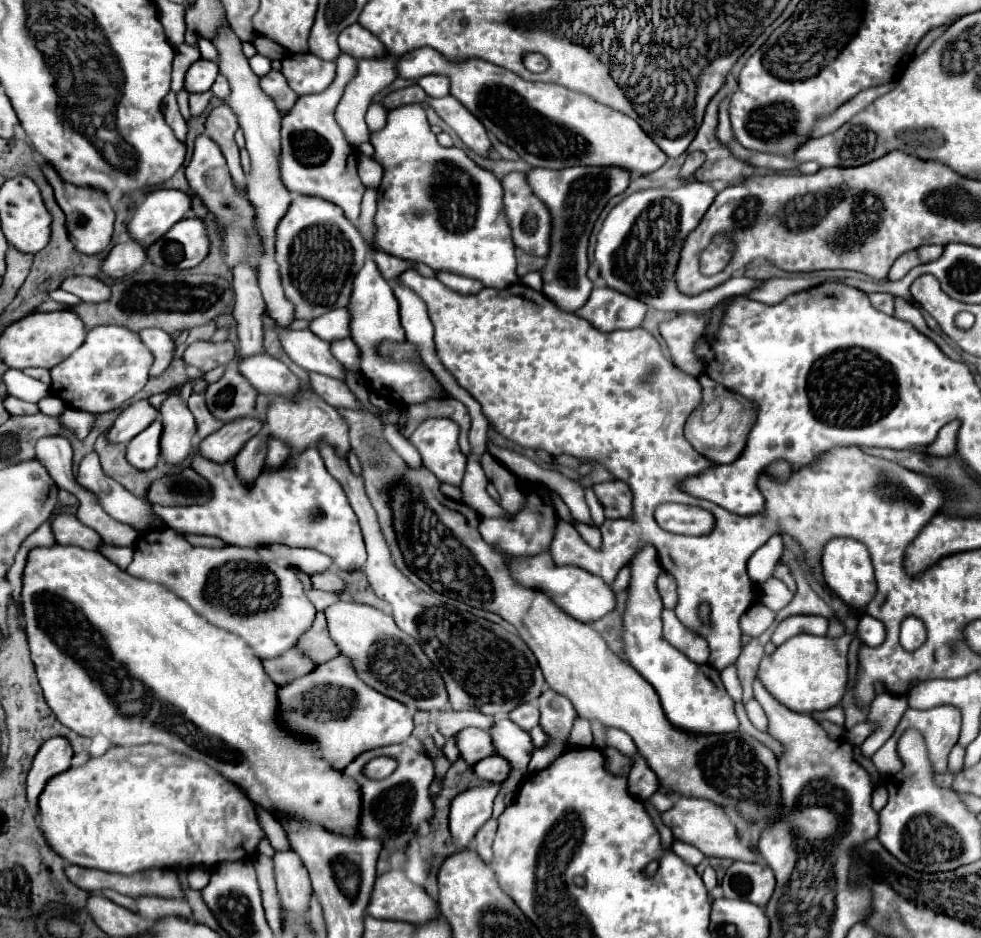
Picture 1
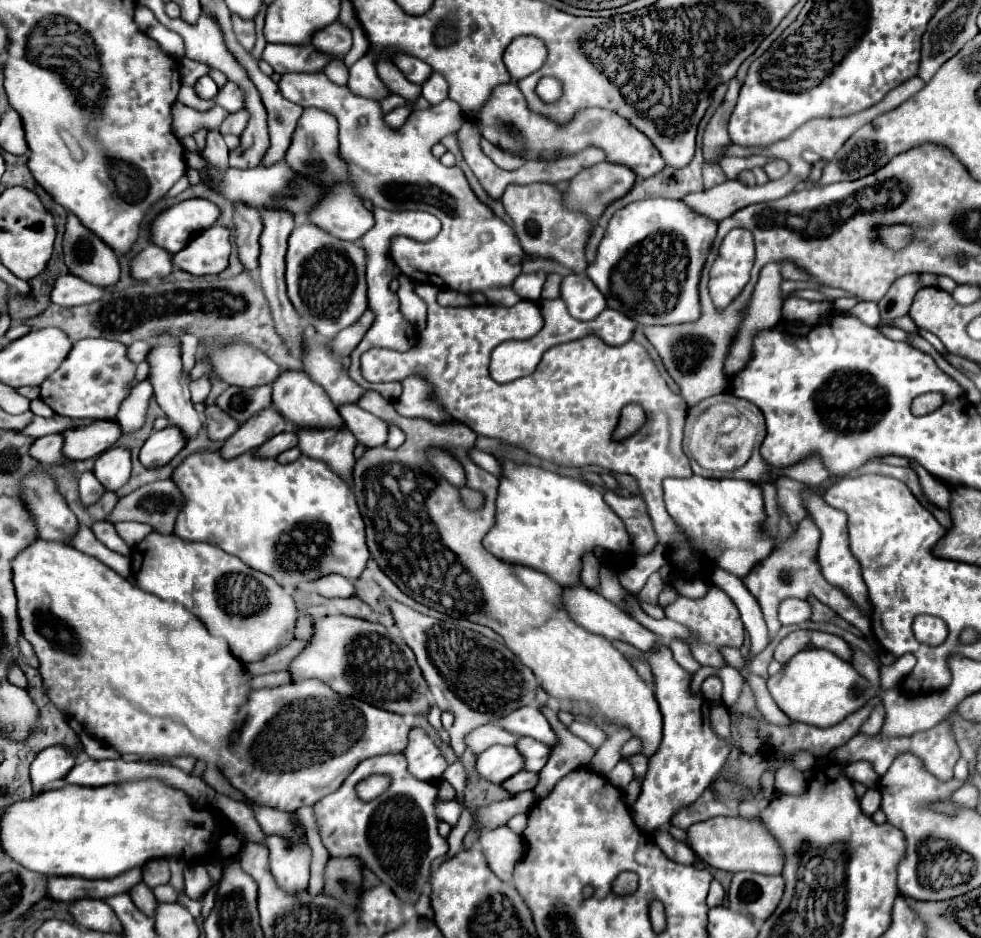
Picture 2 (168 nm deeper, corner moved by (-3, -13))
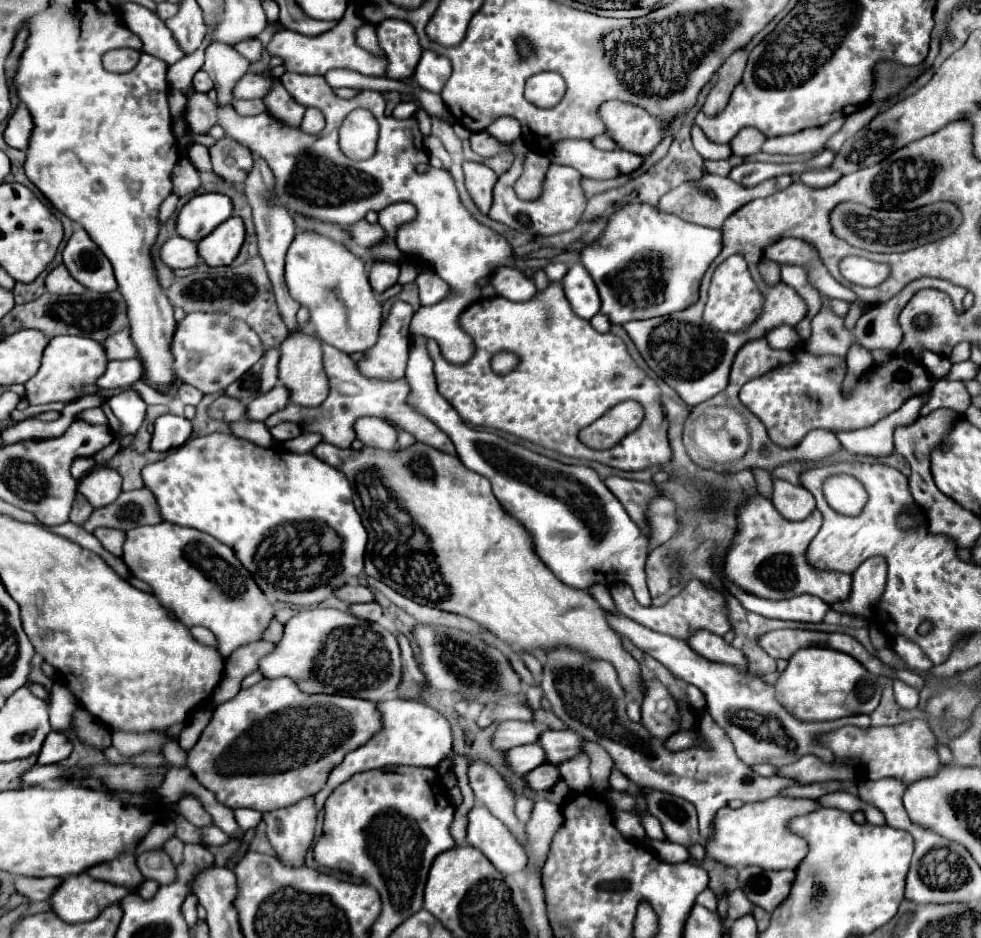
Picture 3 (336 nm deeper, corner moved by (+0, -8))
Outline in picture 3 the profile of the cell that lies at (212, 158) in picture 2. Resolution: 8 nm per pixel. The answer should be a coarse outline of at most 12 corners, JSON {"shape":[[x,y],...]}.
{"shape":[[193,88],[187,96],[187,122],[207,134],[217,122],[217,104]]}

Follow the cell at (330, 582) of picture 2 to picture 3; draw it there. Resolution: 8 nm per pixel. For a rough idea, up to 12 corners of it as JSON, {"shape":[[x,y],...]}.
{"shape":[[345,584],[339,598],[347,604],[373,602],[375,596],[367,586]]}

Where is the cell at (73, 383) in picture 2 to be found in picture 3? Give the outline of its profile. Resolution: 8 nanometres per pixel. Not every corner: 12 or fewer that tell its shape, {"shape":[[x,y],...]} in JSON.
{"shape":[[51,338],[25,382],[29,406],[69,404],[107,360],[91,338]]}

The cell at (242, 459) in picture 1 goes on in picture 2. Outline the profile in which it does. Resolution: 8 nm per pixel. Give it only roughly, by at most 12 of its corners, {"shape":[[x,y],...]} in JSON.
{"shape":[[284,431],[256,449],[260,459],[276,459],[298,443],[294,431]]}

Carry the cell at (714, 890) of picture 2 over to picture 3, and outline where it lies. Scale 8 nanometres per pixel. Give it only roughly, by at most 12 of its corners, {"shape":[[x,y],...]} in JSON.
{"shape":[[707,888],[697,896],[697,904],[715,912],[717,896]]}

